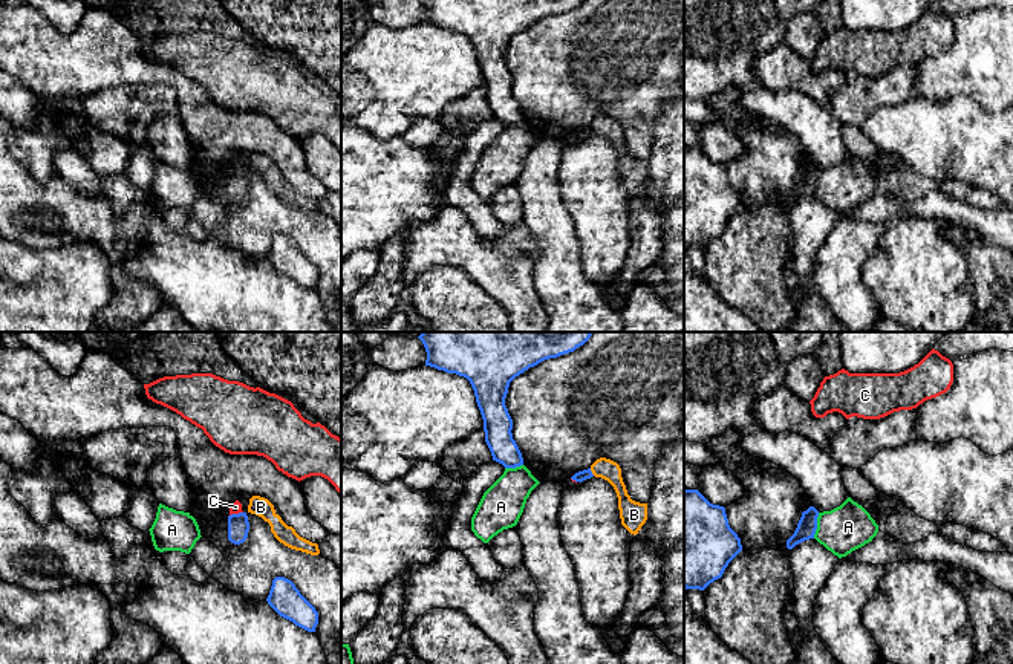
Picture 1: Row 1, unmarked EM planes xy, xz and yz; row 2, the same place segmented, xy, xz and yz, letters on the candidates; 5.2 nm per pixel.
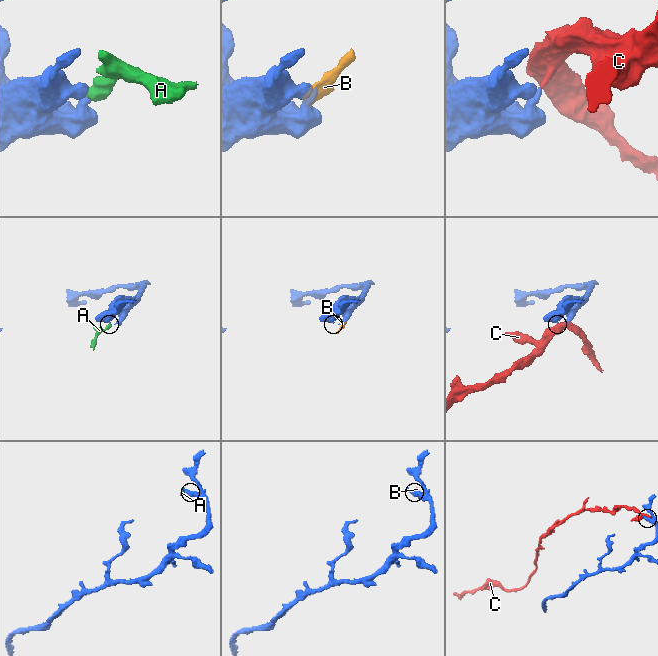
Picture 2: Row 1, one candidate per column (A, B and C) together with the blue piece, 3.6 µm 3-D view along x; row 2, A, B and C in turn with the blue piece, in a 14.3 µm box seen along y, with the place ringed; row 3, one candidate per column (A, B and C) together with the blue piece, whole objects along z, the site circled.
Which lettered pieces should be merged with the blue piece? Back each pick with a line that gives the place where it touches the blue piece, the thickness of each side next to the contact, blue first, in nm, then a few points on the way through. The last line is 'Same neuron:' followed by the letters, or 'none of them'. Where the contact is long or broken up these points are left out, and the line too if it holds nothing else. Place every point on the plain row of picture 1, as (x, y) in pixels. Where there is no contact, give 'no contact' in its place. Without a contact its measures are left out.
Same neuron: none of them

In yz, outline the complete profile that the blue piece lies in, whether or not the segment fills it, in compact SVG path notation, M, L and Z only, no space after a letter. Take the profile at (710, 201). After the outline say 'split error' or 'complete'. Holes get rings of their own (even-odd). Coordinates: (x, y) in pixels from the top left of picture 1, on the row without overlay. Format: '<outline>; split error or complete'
M684 147L684 245L704 248L722 234L741 208L741 196L730 185L725 165L710 161L698 147Z; complete

